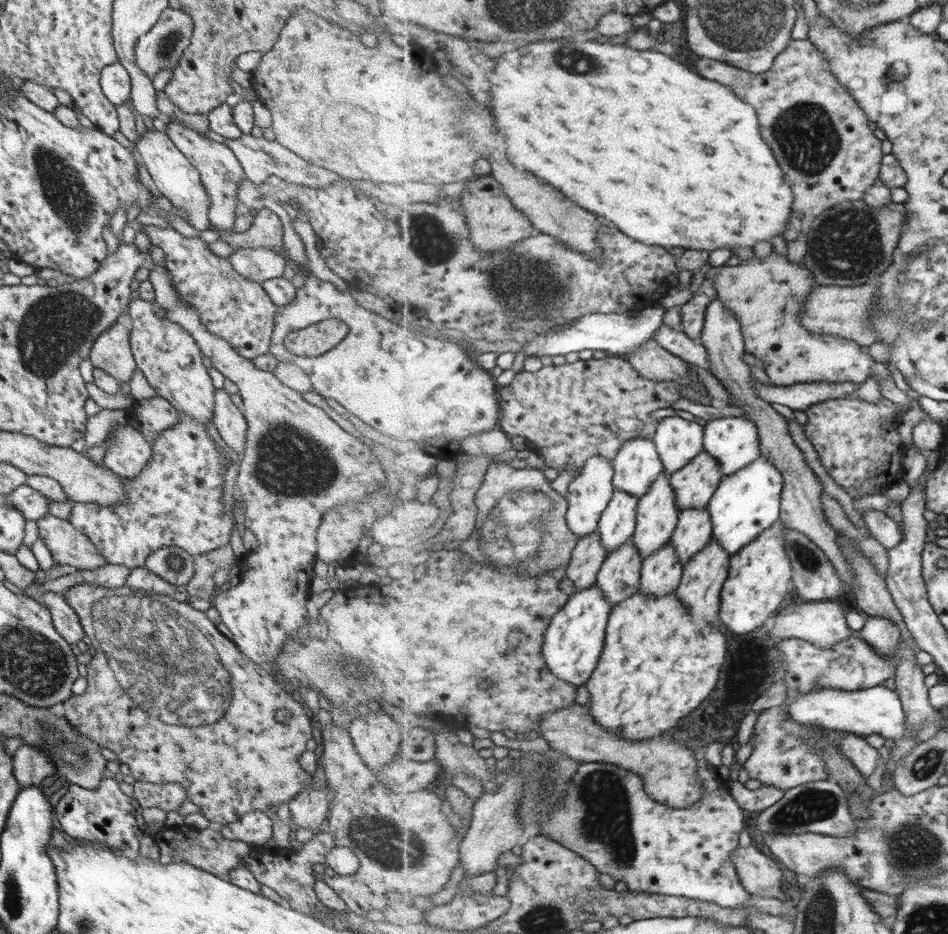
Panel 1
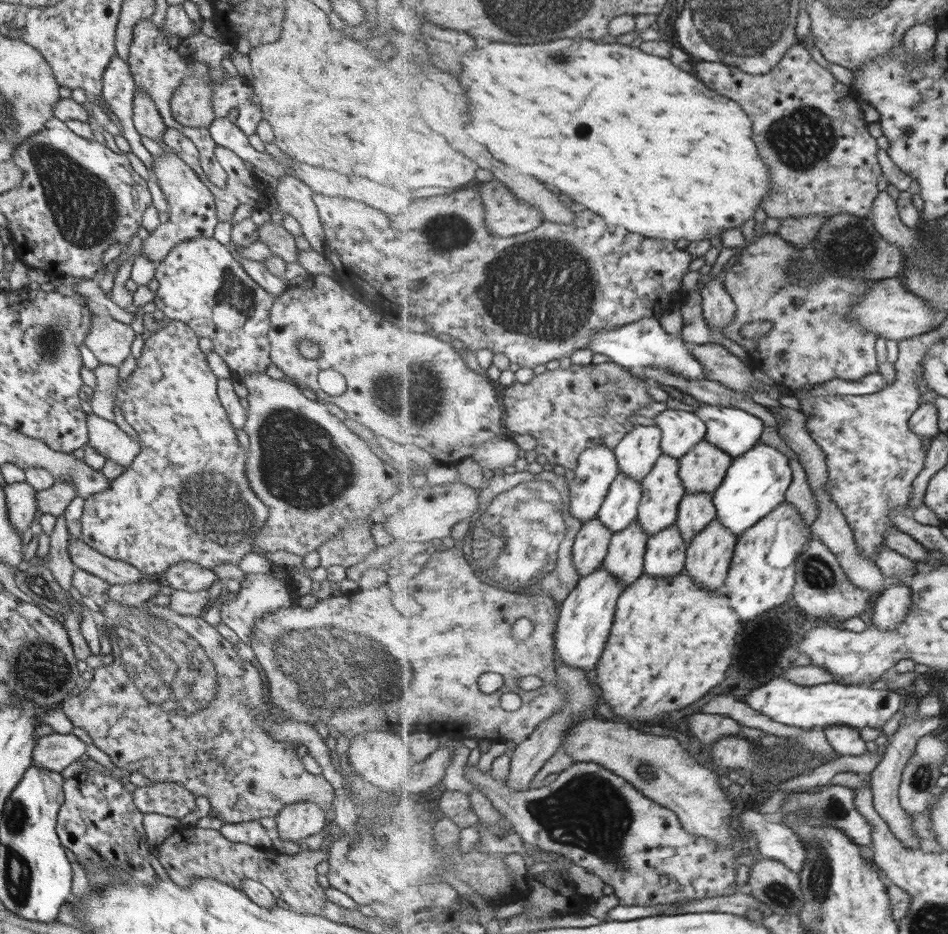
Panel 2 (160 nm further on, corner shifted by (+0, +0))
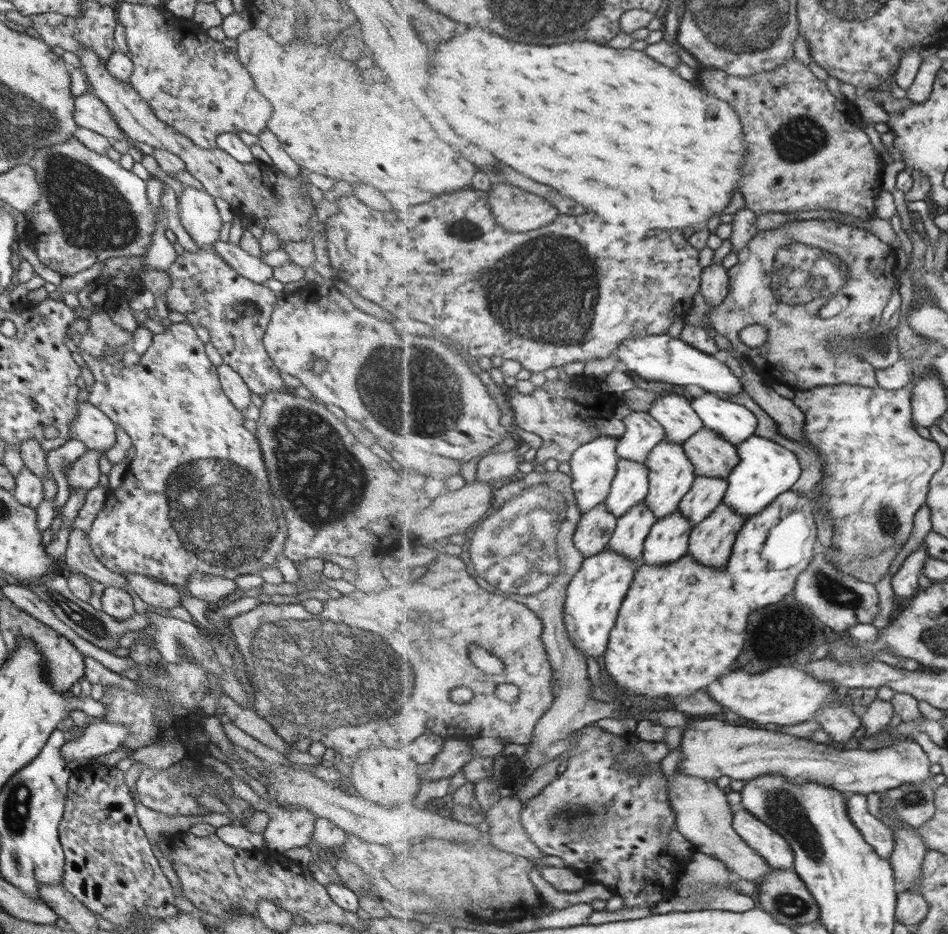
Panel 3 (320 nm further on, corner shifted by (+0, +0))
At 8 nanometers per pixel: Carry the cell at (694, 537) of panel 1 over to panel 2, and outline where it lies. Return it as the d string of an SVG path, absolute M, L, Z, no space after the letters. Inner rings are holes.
M686 493L680 502L676 525L689 544L694 536L718 518L713 495L714 493Z

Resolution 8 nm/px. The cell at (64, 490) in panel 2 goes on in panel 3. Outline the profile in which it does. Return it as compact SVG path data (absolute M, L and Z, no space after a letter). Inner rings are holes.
M86 449L86 451L71 465L68 472L65 472L65 479L71 491L83 489L84 492L98 486L99 456L104 455L103 451Z

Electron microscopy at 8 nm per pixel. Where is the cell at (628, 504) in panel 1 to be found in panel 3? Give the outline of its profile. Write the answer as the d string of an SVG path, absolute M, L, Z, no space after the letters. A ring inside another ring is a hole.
M620 459L608 500L609 512L618 519L645 501L650 493L650 468L642 462Z

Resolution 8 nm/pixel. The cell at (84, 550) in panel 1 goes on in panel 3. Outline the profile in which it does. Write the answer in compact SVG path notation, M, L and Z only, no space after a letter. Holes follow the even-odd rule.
M124 572L123 576L128 580L131 592L135 592L138 598L155 608L170 610L179 605L180 598L173 584L161 583L153 578Z

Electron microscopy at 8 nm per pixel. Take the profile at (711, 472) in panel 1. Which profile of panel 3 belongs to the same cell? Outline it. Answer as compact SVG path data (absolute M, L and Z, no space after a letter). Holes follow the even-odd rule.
M705 427L684 442L689 460L696 466L696 476L728 478L740 463L738 446L718 432Z

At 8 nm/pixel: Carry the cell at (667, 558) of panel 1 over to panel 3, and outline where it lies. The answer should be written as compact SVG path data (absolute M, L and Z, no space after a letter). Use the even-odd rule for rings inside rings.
M679 510L658 519L644 544L644 562L671 565L687 556L690 549L692 522Z

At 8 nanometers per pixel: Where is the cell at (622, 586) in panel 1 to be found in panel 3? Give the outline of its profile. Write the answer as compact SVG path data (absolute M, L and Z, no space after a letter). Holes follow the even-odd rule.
M641 501L625 516L618 519L618 525L609 546L631 560L645 564L644 544L658 519L649 505Z

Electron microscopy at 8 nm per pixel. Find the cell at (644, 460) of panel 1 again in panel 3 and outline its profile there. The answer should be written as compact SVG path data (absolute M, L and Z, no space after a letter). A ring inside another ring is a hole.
M632 412L622 422L625 432L618 439L621 459L645 463L666 436L665 427L649 412Z

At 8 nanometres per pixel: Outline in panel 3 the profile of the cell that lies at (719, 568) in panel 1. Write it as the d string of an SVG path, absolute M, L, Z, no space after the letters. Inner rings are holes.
M723 500L711 516L692 530L689 553L707 566L725 566L746 521L745 515L739 514Z

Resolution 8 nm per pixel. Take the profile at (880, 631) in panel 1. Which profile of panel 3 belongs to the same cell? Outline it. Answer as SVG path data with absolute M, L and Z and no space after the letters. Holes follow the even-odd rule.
M919 545L901 565L899 572L893 577L893 588L897 595L897 601L905 602L915 597L921 590L919 587L919 578L924 574L926 562L930 559L927 545Z

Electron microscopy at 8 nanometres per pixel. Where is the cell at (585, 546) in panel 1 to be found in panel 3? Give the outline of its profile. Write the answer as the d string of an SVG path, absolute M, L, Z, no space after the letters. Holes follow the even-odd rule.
M605 503L582 513L582 519L574 534L575 546L586 558L604 552L612 540L617 525L618 518L609 512Z

